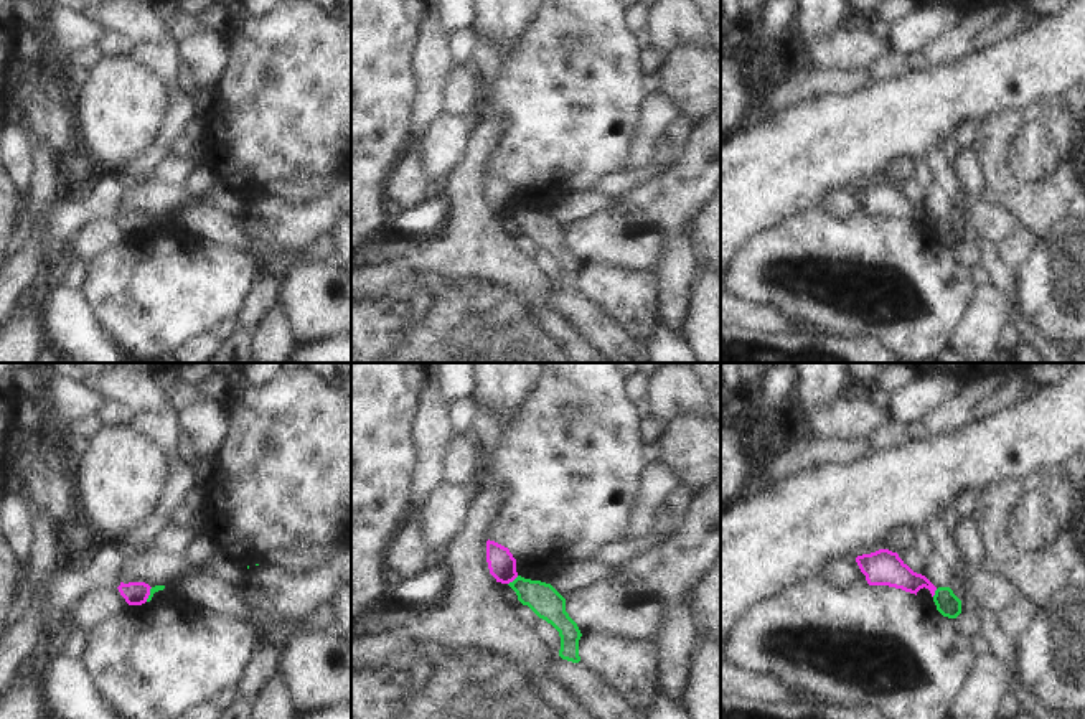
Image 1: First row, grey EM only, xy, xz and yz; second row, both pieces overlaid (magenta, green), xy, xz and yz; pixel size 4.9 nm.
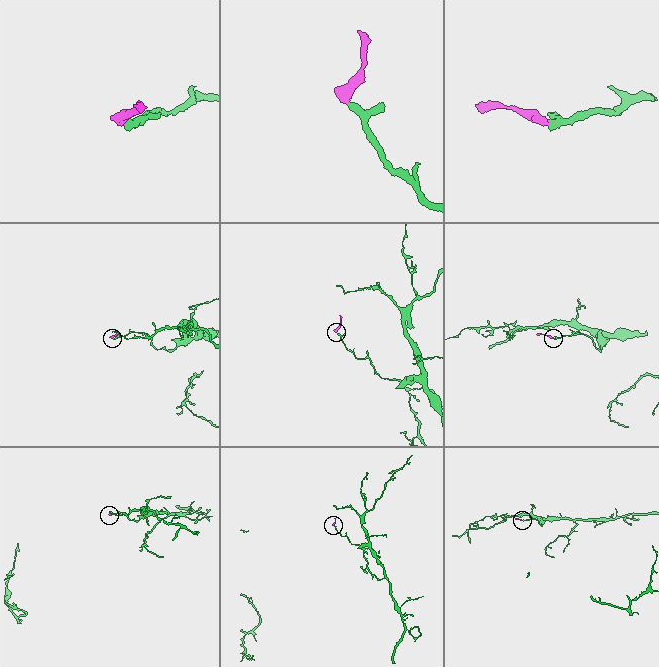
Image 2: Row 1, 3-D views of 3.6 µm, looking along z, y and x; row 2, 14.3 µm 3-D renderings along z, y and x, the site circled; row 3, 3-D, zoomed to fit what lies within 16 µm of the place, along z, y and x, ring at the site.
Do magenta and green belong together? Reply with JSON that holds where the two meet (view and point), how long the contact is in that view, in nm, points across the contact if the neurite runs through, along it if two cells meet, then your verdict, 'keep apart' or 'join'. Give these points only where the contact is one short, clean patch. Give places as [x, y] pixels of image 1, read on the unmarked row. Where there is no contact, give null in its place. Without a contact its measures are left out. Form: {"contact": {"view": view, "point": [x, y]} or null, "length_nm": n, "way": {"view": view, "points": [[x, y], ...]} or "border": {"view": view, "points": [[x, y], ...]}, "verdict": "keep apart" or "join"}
{"contact": {"view": "xz", "point": [513, 210]}, "length_nm": 70, "border": {"view": "xz", "points": [[518, 206], [508, 215]]}, "verdict": "keep apart"}

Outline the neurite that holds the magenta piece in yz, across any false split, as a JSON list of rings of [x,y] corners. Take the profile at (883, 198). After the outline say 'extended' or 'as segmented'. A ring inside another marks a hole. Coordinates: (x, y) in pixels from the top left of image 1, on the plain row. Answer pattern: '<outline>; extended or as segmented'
[[[879,180],[857,186],[856,193],[869,216],[889,216],[915,226],[925,218],[935,226],[937,218],[925,206],[914,203],[897,183]]]; as segmented

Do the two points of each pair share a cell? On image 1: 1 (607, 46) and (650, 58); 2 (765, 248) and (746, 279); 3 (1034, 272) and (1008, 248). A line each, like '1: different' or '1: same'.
1: different
2: same
3: different

